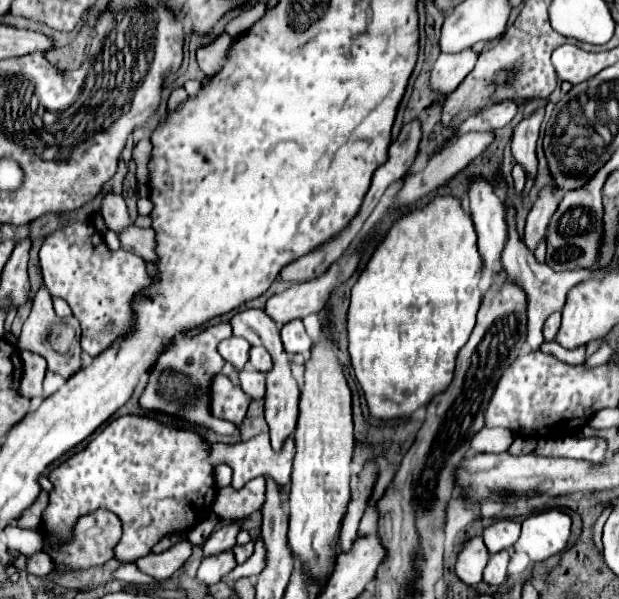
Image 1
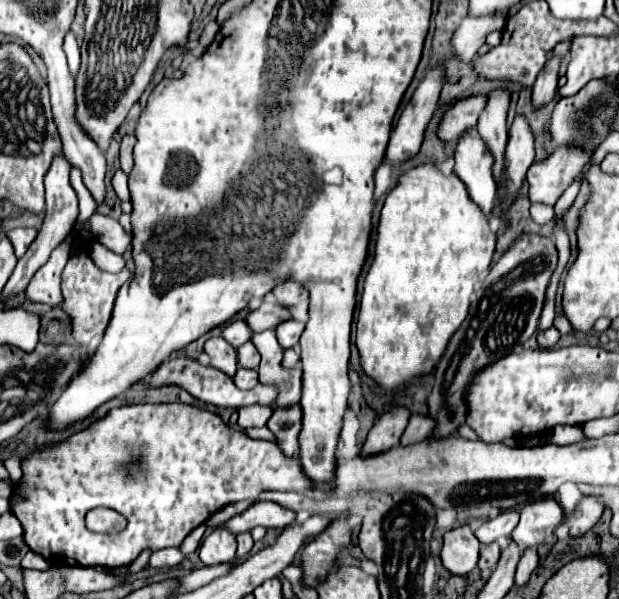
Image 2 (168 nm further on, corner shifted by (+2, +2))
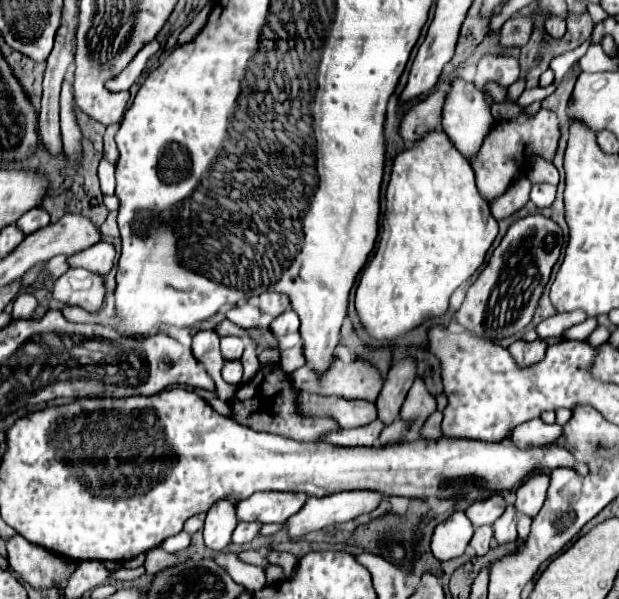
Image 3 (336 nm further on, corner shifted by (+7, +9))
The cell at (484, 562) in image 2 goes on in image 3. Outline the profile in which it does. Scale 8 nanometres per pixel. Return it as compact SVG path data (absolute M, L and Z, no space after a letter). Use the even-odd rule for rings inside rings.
M481 526L475 530L471 548L477 552L477 556L485 556L491 548L491 538L493 538L493 528L491 526Z

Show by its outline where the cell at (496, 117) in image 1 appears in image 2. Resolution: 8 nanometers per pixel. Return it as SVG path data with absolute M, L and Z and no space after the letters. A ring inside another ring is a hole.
M472 95L466 99L458 99L448 111L444 111L440 119L440 125L436 131L438 139L446 143L456 143L464 131L476 129L478 117L484 107L486 107L484 95Z

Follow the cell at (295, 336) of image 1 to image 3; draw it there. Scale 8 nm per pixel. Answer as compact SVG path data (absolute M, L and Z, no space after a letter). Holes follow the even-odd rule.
M291 310L291 312L285 312L285 314L277 316L277 318L273 318L273 322L271 322L269 328L271 328L273 334L277 334L277 338L279 338L279 336L285 336L285 334L289 334L289 332L297 332L297 330L299 330L299 318L297 318L297 314Z

